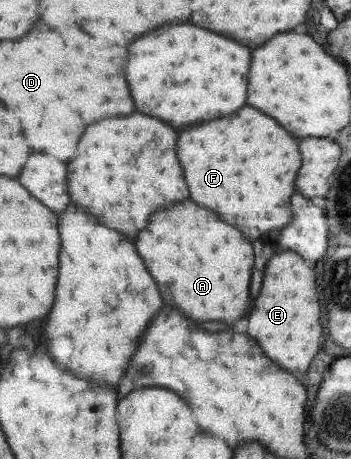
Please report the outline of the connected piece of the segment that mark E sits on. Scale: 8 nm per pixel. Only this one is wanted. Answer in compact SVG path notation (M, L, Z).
M283 252L271 256L263 272L261 292L253 300L253 308L247 316L247 334L255 338L263 354L277 362L283 370L305 372L319 350L319 338L323 332L319 324L319 302L313 270L309 270L297 254Z

